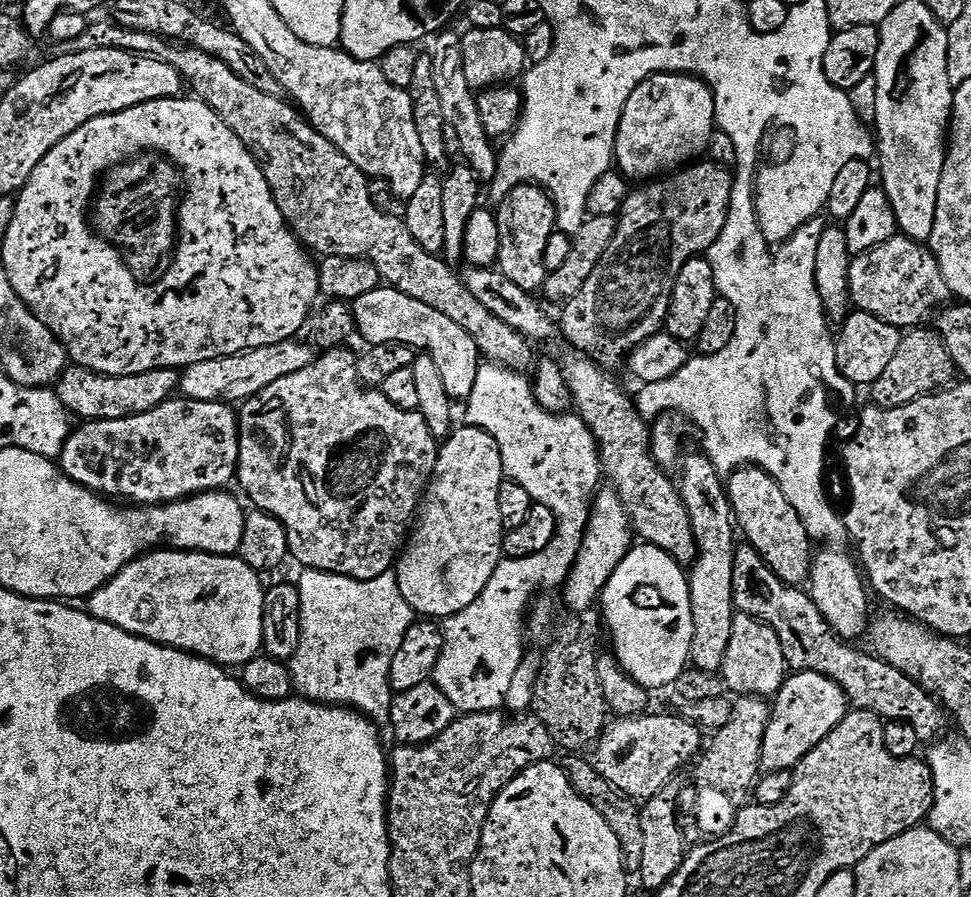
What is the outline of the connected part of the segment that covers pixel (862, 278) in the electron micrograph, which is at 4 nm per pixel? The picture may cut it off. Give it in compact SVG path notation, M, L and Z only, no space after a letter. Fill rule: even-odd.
M898 234L890 242L878 246L869 252L859 253L848 268L848 290L850 300L861 312L869 312L882 322L901 330L912 330L920 324L939 304L947 305L950 293L942 278L942 270L932 257L931 251L923 243L910 240L903 234Z

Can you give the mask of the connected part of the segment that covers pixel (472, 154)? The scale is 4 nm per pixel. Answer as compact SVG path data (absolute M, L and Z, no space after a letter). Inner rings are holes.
M445 31L437 35L436 49L432 52L432 84L431 91L438 94L442 102L442 114L445 125L450 126L454 133L454 140L460 143L460 152L463 163L472 169L476 179L481 182L490 182L496 176L496 161L498 159L498 148L493 137L486 134L482 126L482 118L478 114L478 96L466 82L466 70L462 70L462 46L460 36L457 33Z

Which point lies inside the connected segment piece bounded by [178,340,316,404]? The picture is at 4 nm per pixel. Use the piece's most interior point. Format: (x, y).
(231, 379)

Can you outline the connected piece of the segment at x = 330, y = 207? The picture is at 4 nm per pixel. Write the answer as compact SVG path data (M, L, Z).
M187 46L174 48L166 56L166 63L180 74L187 87L189 84L196 91L193 93L211 111L212 108L216 111L213 112L215 119L230 126L255 156L278 210L305 249L320 258L364 258L369 255L389 287L433 307L462 326L474 338L483 359L523 374L533 367L536 357L531 343L492 312L481 297L466 290L445 259L426 252L410 234L403 217L383 216L379 206L372 201L369 177L316 131L287 99L279 100L255 88L251 79L236 75L228 64L209 53Z

